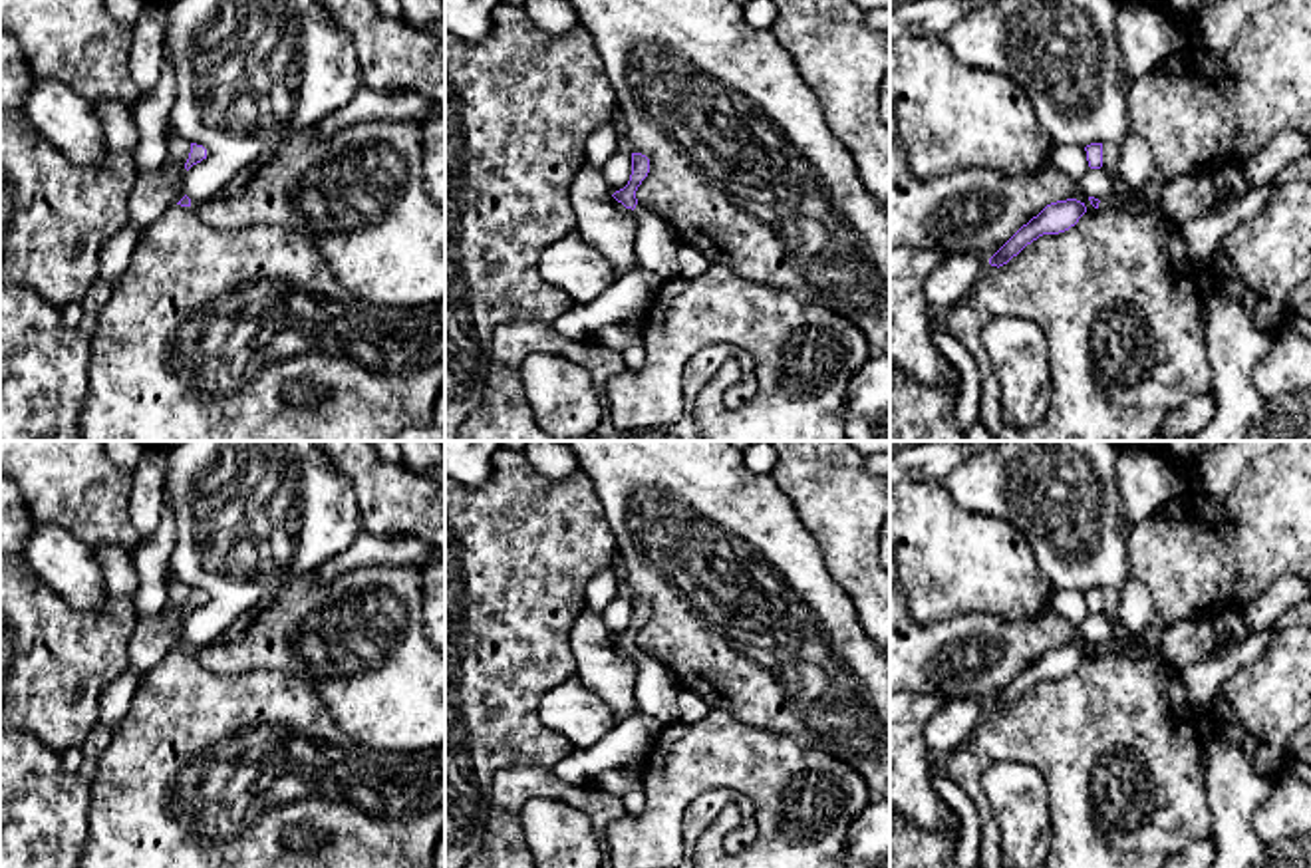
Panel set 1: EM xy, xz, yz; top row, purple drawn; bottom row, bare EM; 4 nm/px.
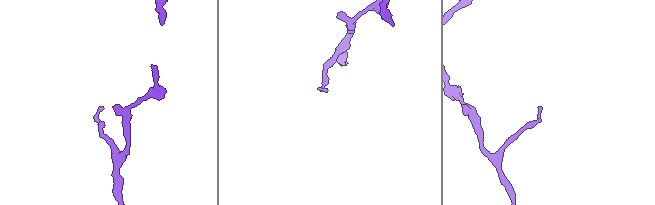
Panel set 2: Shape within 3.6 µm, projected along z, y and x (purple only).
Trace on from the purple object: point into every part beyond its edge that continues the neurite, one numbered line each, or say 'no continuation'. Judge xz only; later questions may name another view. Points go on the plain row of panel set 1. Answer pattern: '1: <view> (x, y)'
1: xz (656, 688)

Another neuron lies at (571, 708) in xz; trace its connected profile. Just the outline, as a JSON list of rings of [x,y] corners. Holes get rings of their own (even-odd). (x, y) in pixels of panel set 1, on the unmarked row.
[[[576,675],[540,697],[538,719],[574,749],[590,749],[618,723],[610,705]]]

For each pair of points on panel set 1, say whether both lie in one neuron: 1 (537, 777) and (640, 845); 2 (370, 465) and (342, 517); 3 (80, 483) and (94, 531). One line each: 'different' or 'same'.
1: different
2: different
3: same

